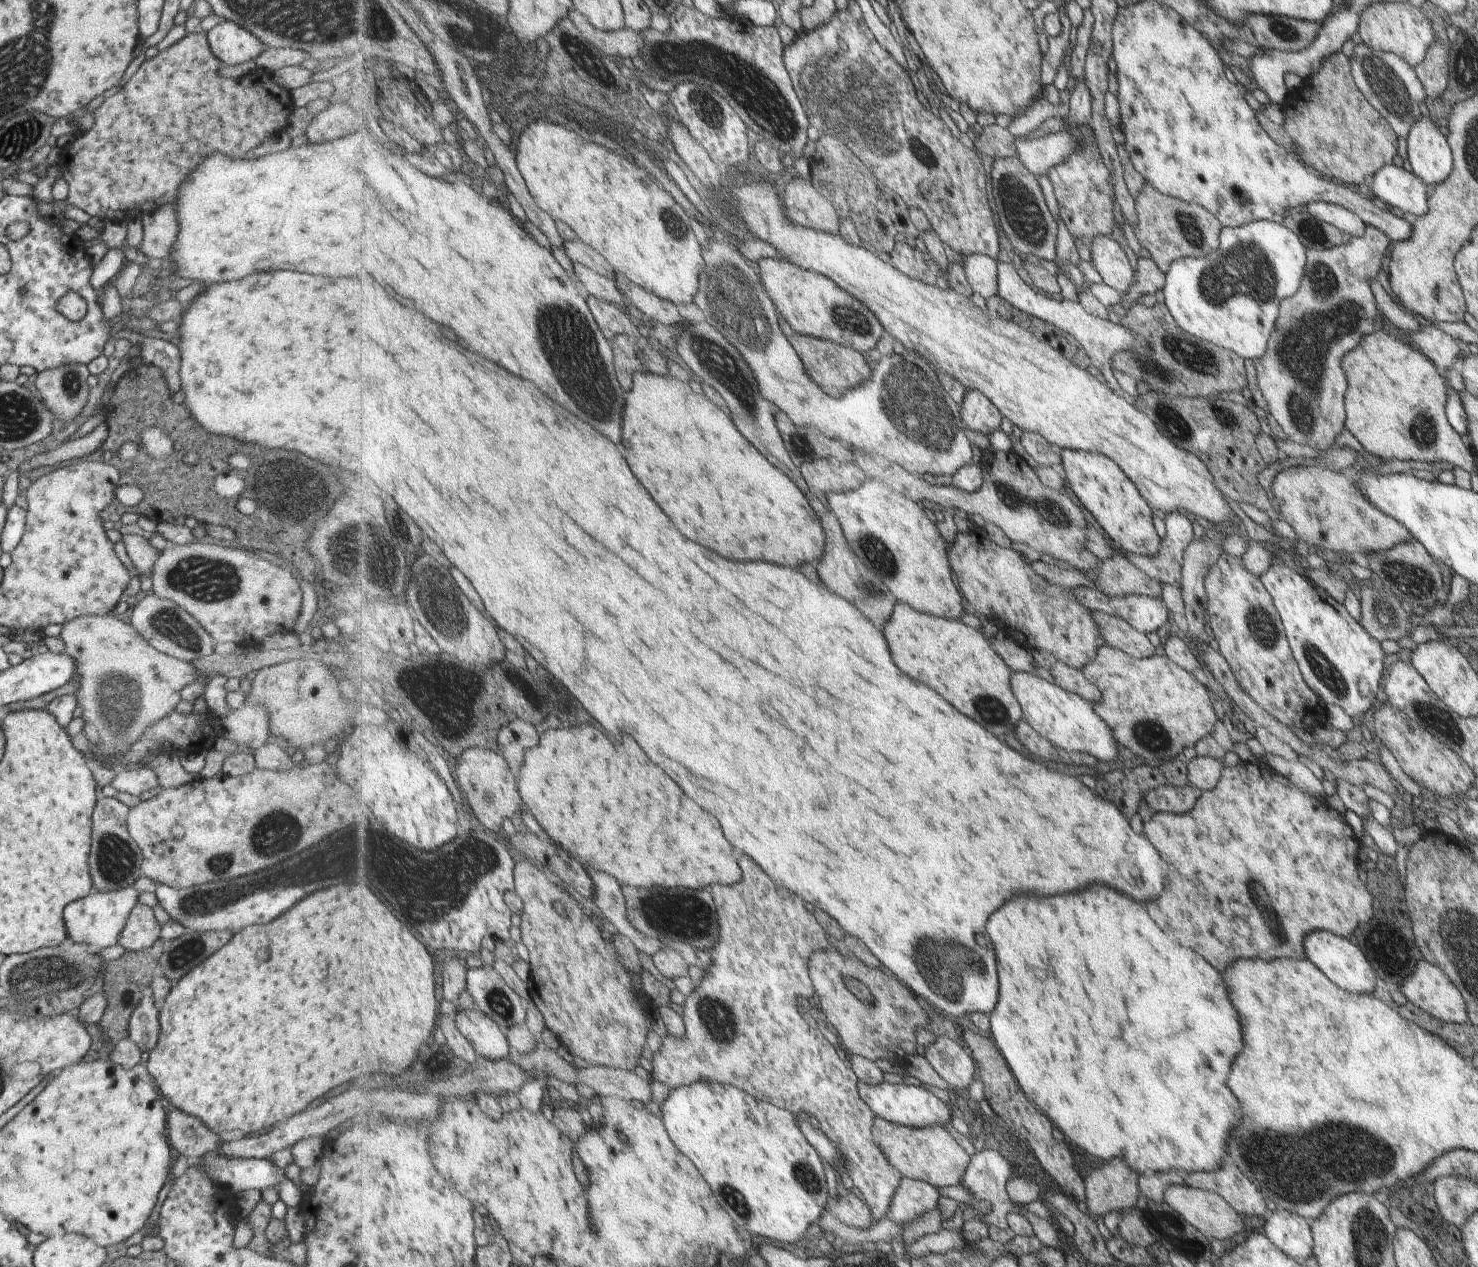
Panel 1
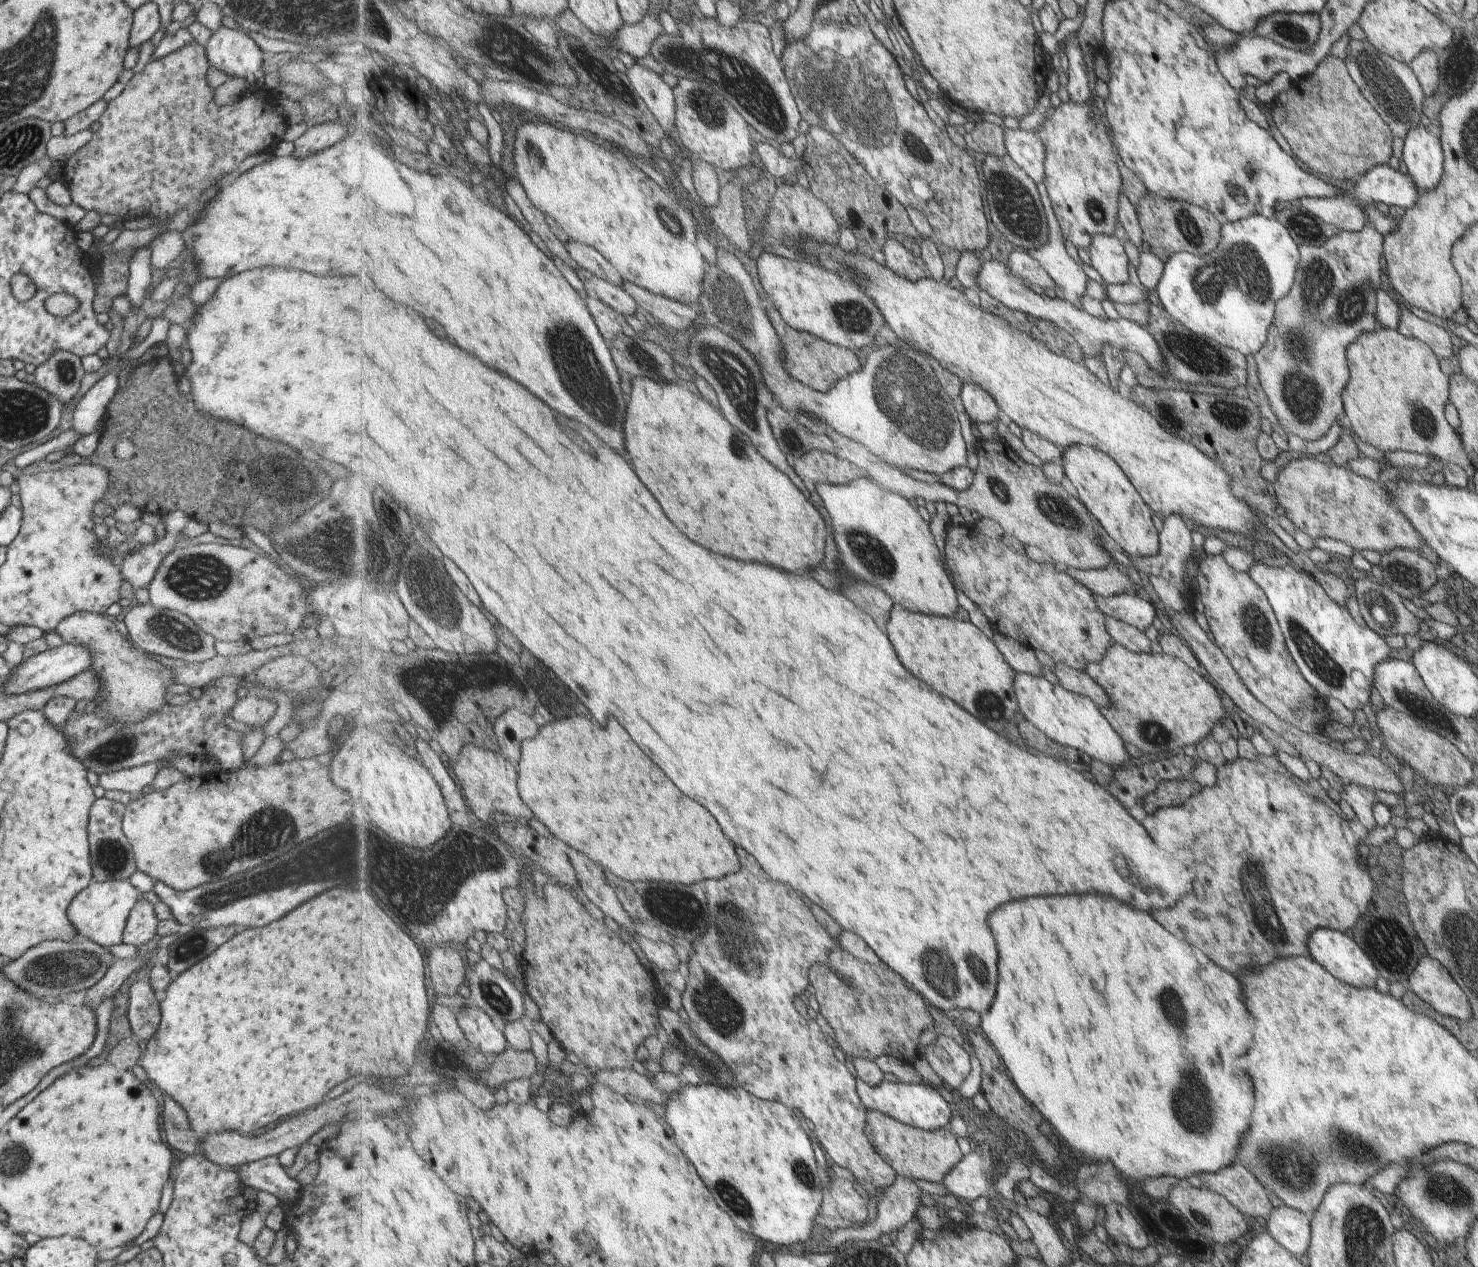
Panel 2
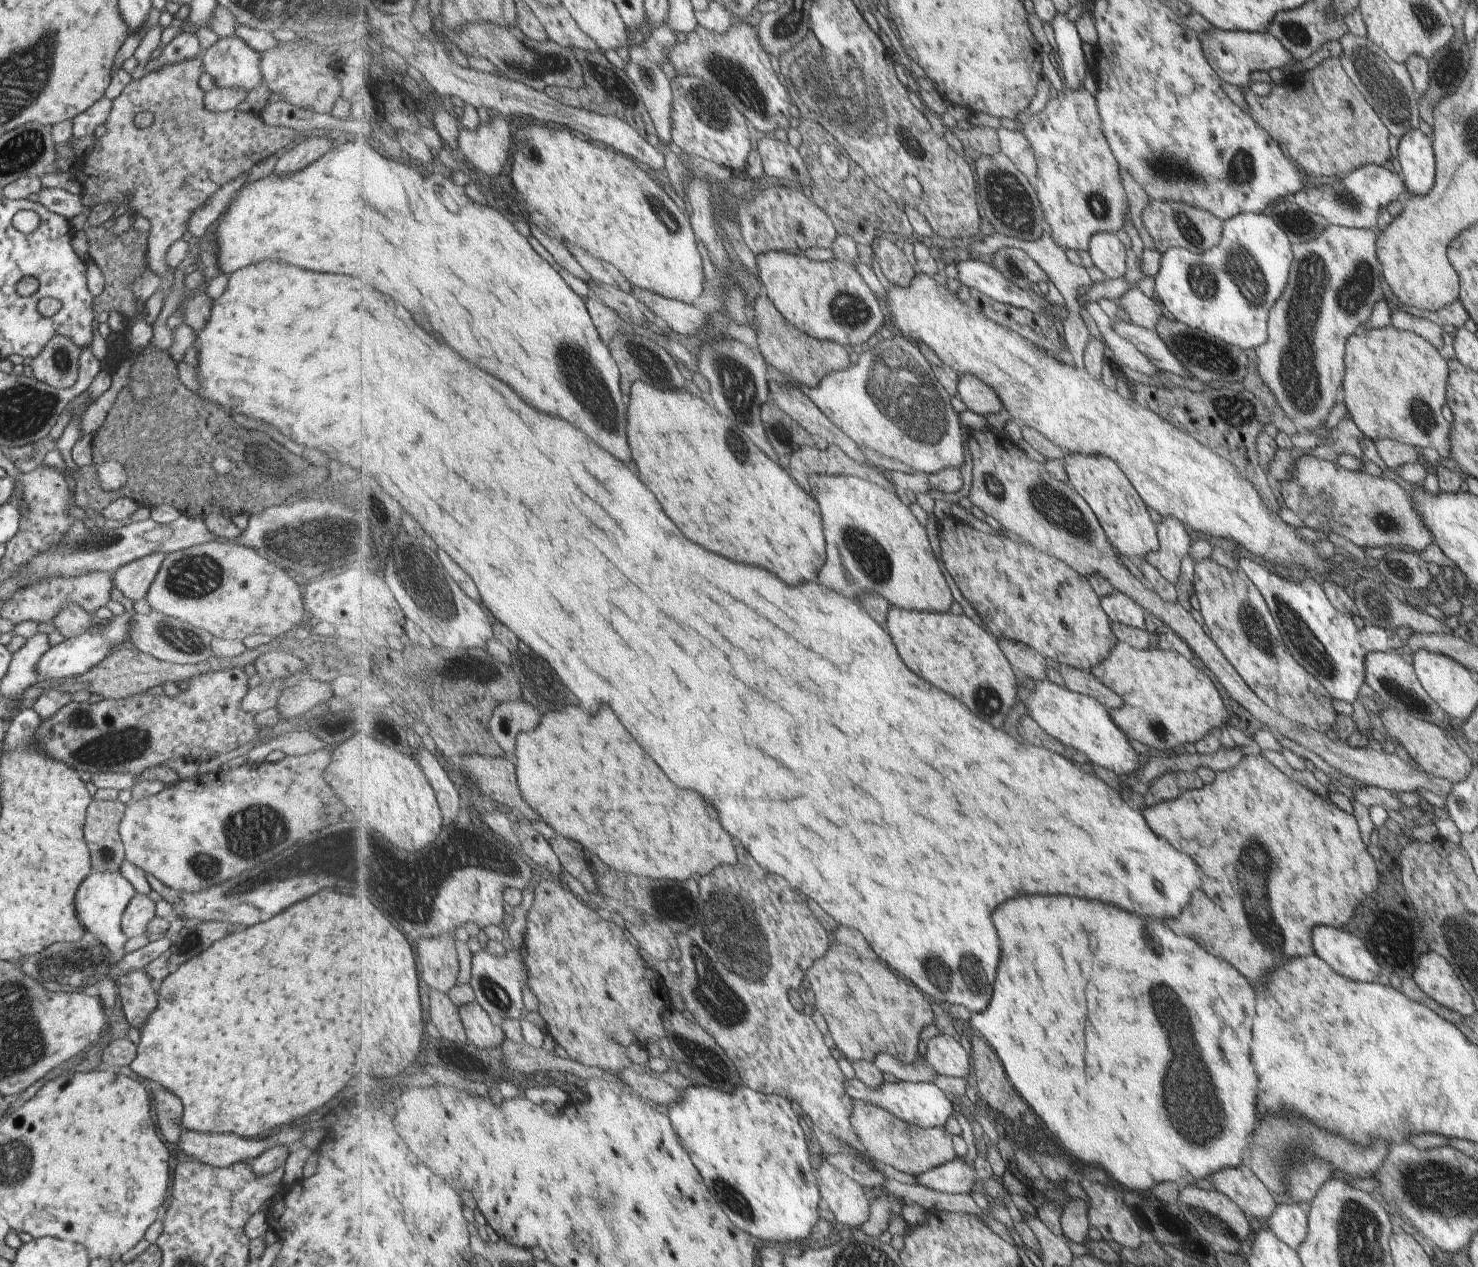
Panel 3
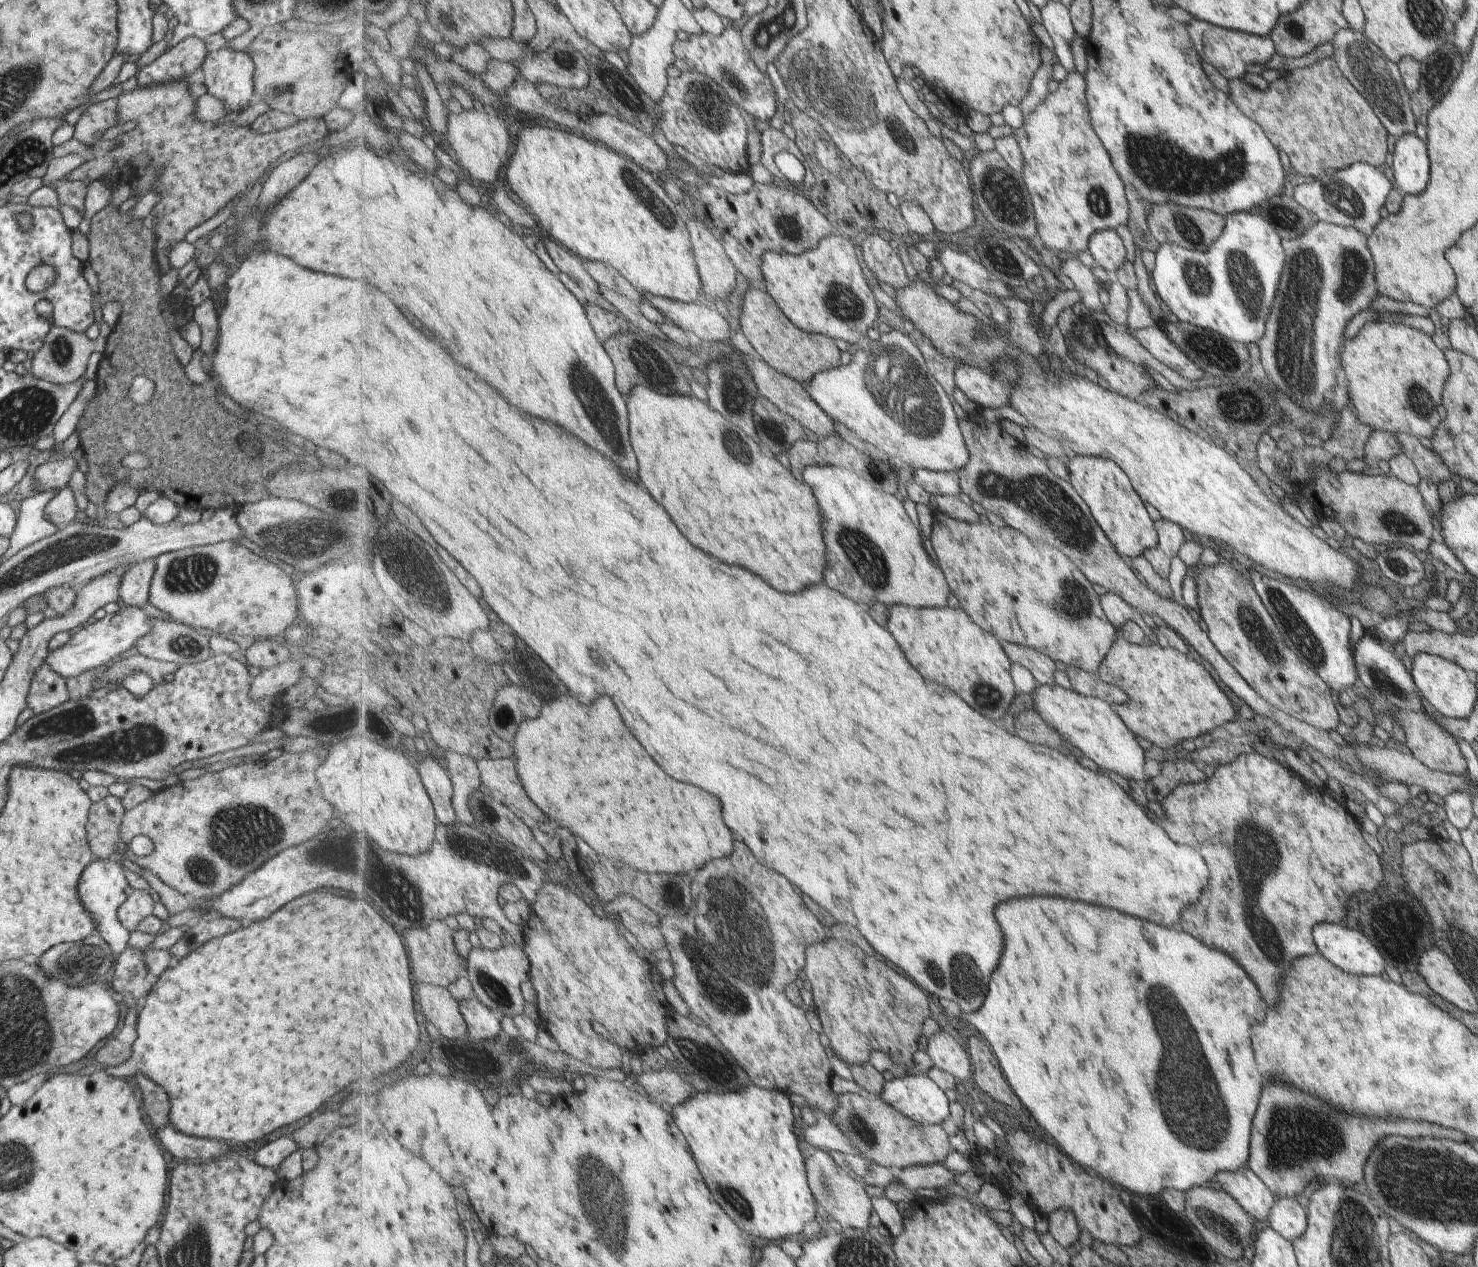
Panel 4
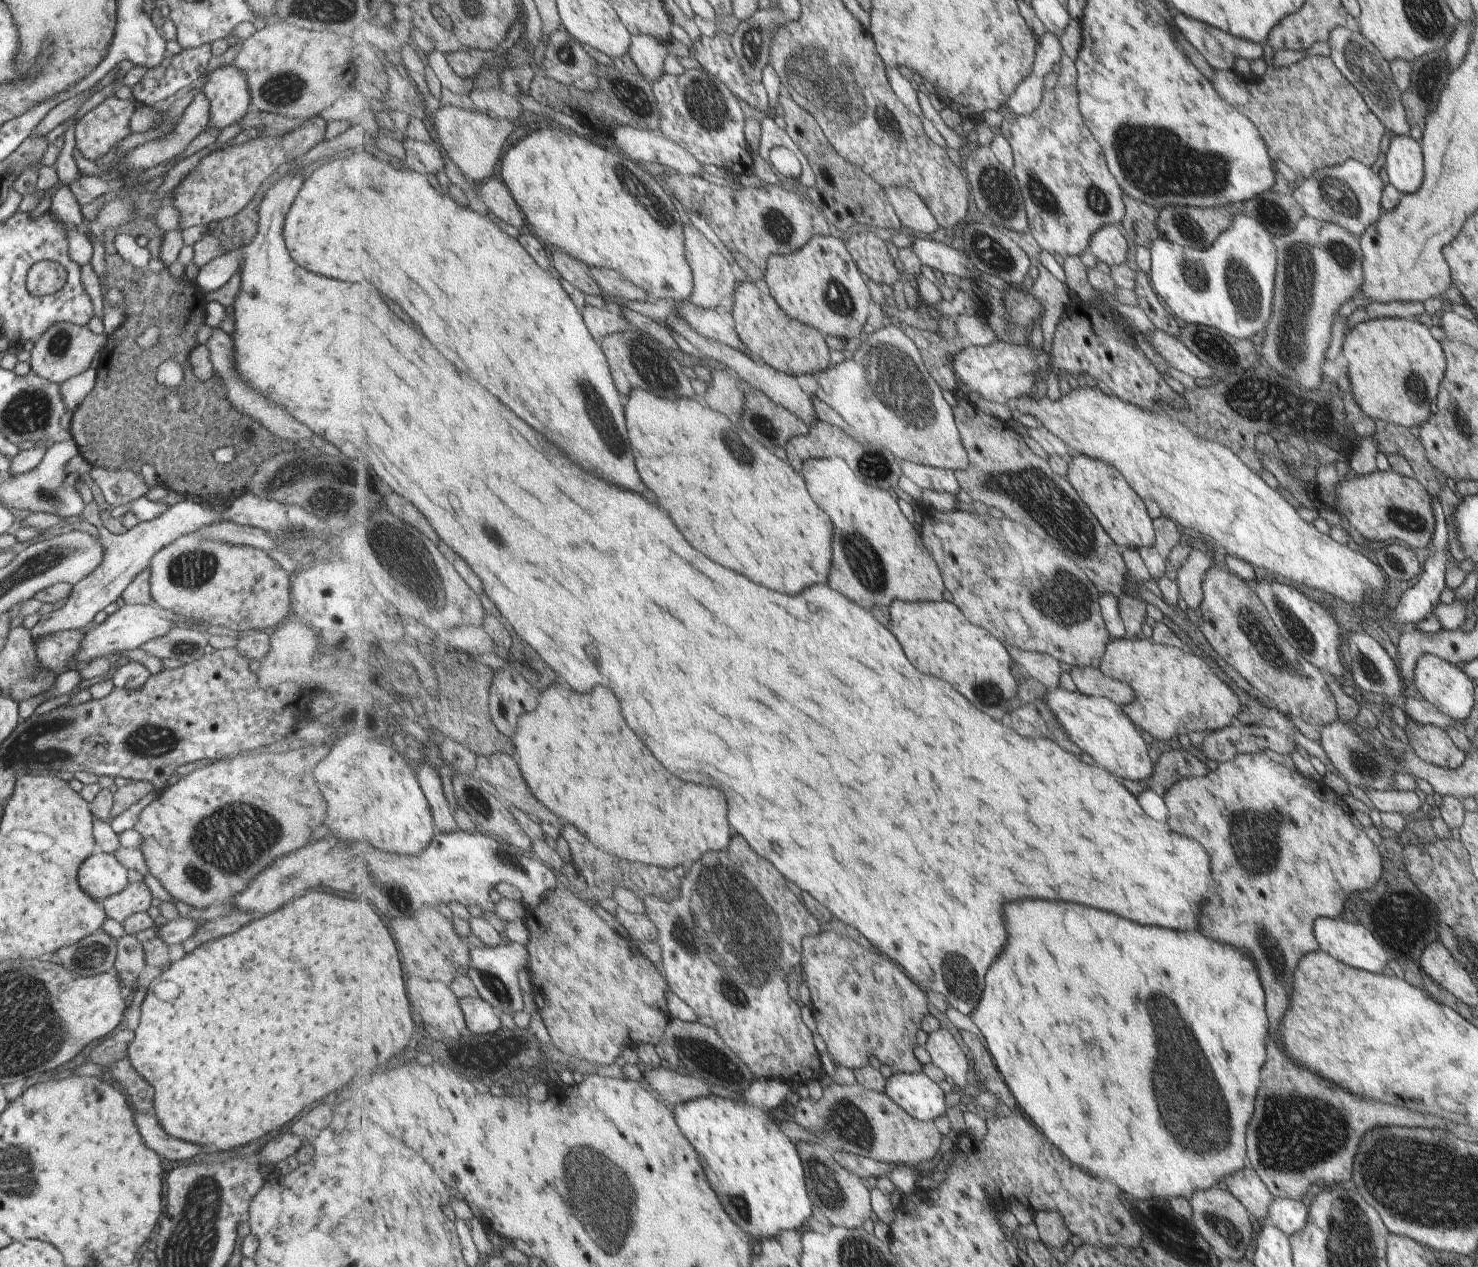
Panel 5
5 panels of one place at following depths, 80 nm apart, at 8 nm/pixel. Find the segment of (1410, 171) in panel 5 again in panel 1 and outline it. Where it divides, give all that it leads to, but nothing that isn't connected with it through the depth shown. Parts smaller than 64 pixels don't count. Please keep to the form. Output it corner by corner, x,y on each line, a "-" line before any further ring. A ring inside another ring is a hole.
1419,114
1406,136
1407,165
1430,189
1448,178
1454,166
1451,148
1437,126

